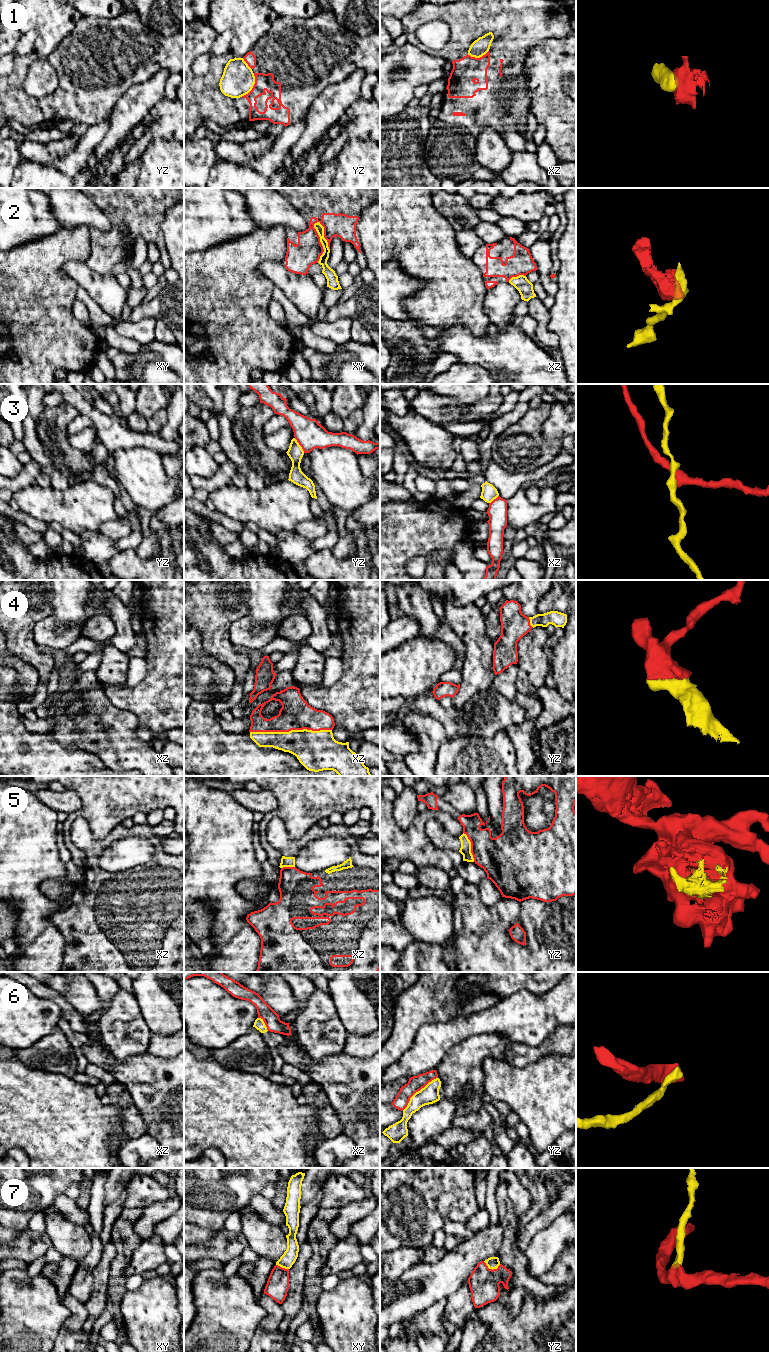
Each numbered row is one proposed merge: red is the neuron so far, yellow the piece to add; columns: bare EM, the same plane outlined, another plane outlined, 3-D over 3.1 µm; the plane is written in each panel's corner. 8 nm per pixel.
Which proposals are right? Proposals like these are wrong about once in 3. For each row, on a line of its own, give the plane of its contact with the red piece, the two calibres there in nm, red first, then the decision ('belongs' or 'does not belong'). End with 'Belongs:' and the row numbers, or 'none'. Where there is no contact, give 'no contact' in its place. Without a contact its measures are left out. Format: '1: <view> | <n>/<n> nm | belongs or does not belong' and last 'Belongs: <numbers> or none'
1: yz | 130/260 nm | does not belong
2: xy | 220/80 nm | does not belong
3: yz | 220/130 nm | does not belong
4: xz | 260/300 nm | belongs
5: yz | 320/90 nm | belongs
6: yz | 120/150 nm | does not belong
7: yz | 240/100 nm | belongs
Belongs: 4, 5, 7

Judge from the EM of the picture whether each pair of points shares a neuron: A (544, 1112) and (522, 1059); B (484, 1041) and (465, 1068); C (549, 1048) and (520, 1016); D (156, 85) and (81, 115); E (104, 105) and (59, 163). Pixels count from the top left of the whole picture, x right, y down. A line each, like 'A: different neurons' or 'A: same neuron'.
A: different neurons
B: same neuron
C: different neurons
D: different neurons
E: different neurons

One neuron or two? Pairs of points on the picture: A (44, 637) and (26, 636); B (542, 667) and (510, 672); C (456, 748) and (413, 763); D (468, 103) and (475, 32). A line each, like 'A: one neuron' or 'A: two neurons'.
A: two neurons
B: two neurons
C: two neurons
D: one neuron

